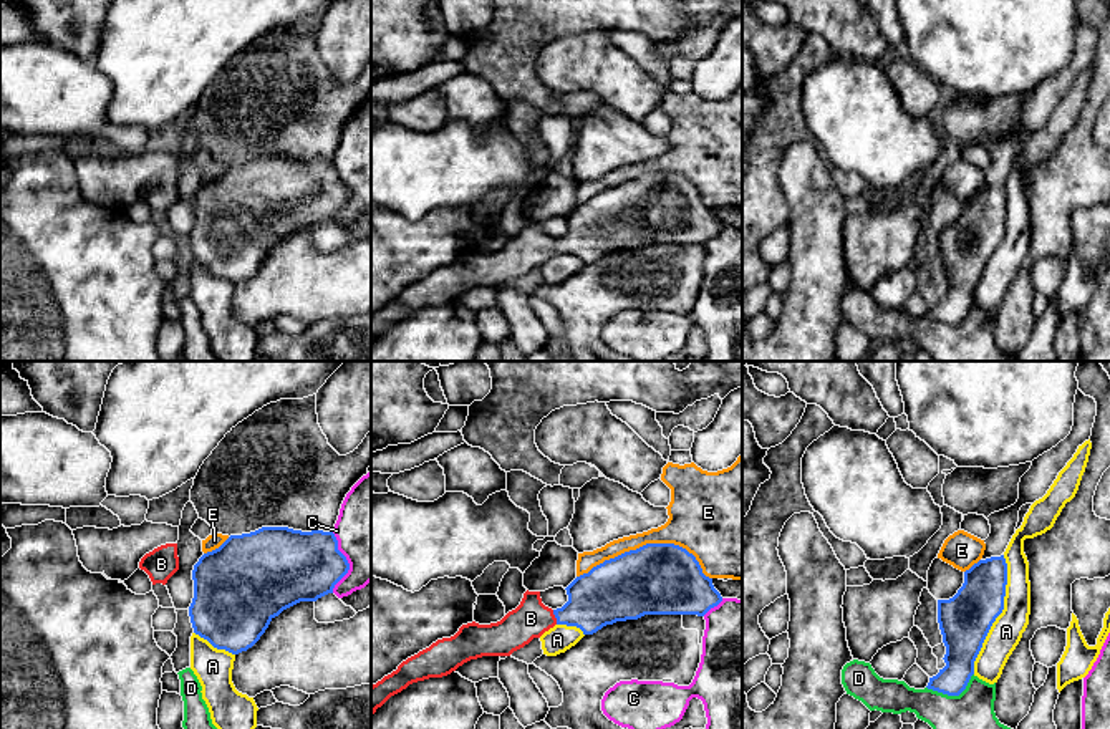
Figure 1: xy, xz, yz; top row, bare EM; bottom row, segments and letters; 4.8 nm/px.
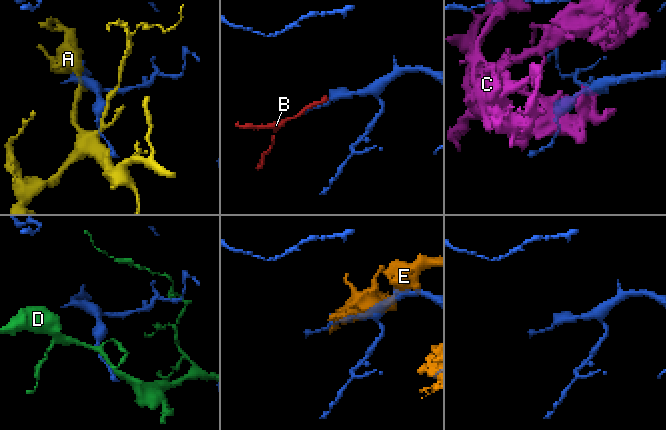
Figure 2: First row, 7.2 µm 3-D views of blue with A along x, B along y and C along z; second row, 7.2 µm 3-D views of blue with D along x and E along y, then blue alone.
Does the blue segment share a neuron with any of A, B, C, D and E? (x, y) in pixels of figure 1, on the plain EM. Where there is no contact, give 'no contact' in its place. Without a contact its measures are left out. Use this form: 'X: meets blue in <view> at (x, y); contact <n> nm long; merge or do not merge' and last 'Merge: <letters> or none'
A: meets blue in yz at (999, 242); contact 600 nm long; do not merge
B: meets blue in xz at (555, 246); contact 80 nm long; merge
C: meets blue in xy at (347, 191); contact 300 nm long; do not merge
D: meets blue in yz at (953, 323); contact 240 nm long; do not merge
E: meets blue in xz at (648, 173); contact 650 nm long; do not merge
Merge: B

